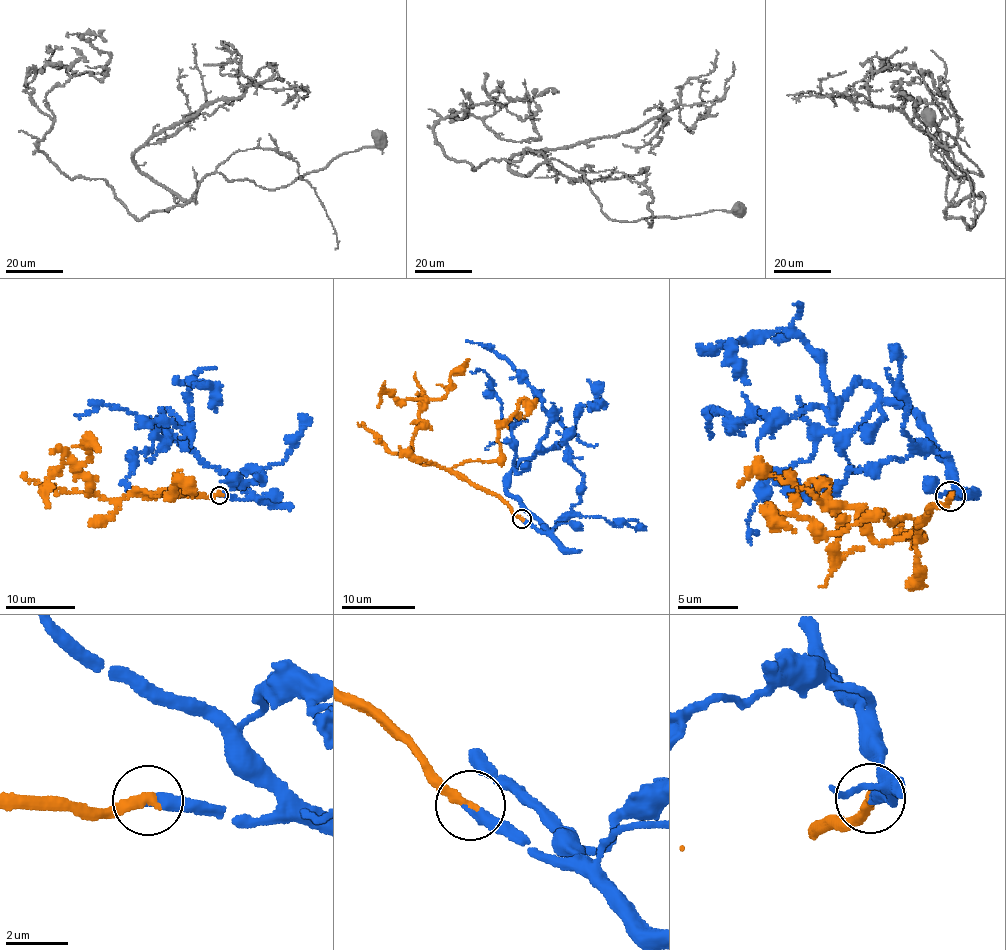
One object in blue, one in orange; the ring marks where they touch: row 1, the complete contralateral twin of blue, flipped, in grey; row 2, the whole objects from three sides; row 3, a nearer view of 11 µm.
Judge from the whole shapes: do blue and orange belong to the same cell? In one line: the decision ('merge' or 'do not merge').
merge

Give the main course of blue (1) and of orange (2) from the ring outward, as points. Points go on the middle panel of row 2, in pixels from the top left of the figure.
1: (522, 519), (549, 533), (505, 488), (510, 472), (534, 458), (550, 415), (518, 371), (466, 340)
2: (522, 519), (495, 495), (423, 465), (412, 453), (423, 423), (419, 412), (446, 393), (452, 372), (469, 359)

